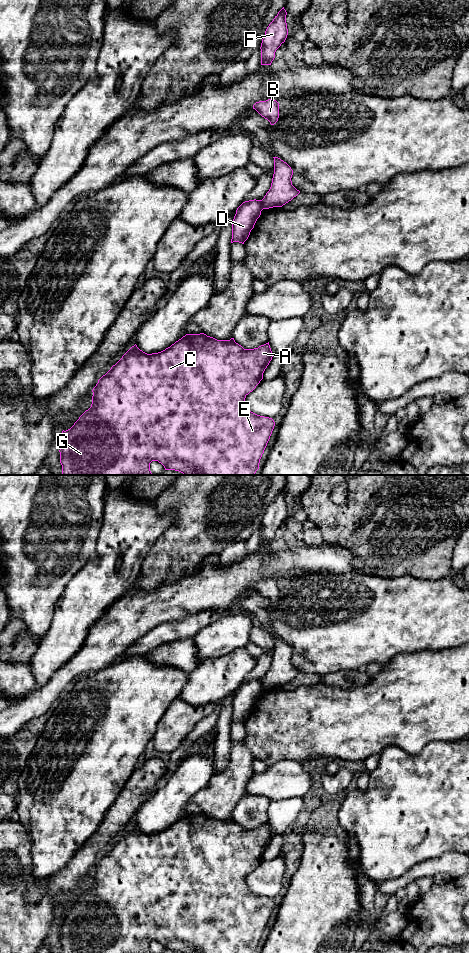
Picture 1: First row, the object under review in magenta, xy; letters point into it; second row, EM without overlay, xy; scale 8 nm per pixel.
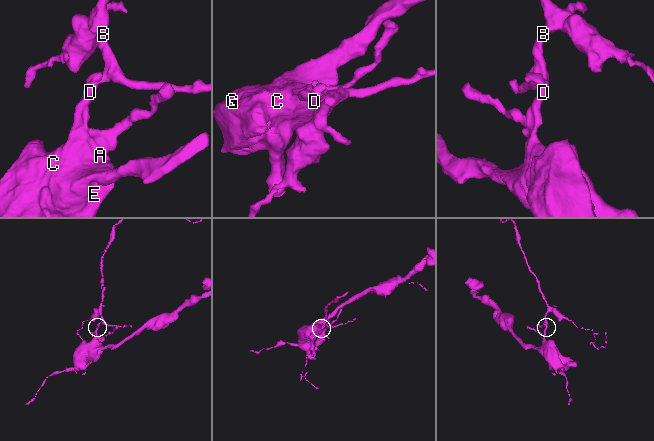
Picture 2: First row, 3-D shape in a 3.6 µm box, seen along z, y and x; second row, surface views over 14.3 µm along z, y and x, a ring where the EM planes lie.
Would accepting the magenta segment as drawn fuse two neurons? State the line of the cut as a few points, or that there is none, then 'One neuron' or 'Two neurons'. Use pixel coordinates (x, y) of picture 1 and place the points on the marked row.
Split along xy (260, 200), (263, 208). Two neurons

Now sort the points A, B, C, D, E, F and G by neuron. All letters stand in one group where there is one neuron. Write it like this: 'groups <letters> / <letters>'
groups A C D E G / B F

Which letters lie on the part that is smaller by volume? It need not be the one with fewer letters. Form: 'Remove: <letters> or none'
Remove: B, F

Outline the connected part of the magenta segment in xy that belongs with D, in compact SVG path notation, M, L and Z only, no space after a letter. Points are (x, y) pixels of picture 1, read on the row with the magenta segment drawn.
M256 199L245 201L237 208L232 221L231 243L239 242L244 244L257 219L260 217L262 210L261 200Z

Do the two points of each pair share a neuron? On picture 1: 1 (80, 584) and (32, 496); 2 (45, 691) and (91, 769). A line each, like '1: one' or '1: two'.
1: one
2: two

